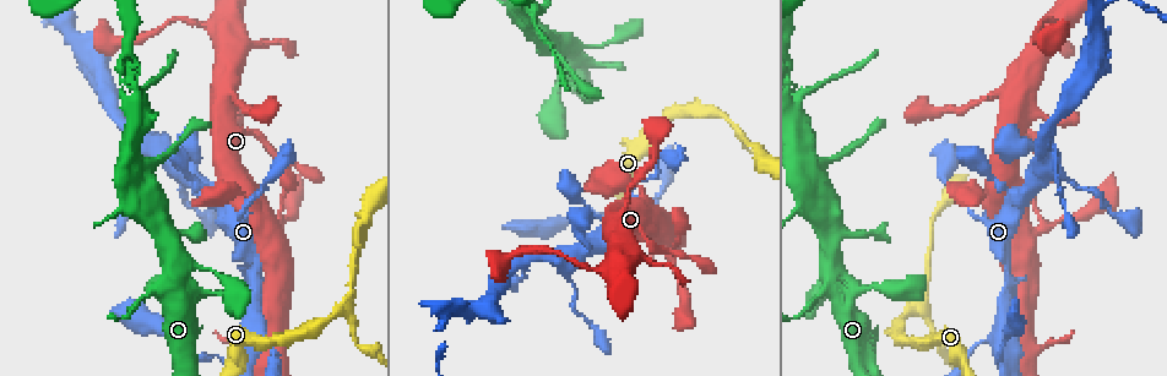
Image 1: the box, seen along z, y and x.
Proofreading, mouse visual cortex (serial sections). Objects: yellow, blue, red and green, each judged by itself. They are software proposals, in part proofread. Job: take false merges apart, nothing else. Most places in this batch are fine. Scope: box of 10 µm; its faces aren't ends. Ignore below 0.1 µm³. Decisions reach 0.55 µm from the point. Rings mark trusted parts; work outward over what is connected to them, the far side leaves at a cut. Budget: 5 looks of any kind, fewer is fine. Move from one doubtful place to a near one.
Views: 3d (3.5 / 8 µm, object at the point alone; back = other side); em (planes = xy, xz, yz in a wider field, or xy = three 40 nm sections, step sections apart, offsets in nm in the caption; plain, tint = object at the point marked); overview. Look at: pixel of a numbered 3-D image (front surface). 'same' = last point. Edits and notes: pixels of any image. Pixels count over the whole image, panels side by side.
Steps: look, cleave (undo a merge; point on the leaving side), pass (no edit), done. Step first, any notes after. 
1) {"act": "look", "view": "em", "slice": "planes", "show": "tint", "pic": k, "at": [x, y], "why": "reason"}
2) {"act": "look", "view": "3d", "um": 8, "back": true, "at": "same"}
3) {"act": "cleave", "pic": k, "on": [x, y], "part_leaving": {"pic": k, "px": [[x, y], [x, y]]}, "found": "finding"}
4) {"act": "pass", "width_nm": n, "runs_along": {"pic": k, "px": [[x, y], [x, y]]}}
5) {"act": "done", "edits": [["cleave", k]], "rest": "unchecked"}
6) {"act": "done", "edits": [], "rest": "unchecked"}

{"act": "look", "view": "3d", "um": 3.5, "pic": 1, "at": [342, 308], "why": "three arms meet"}

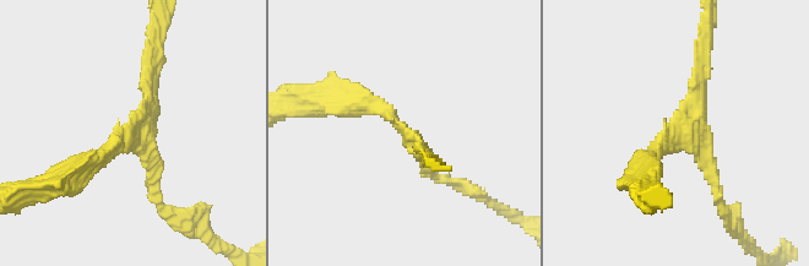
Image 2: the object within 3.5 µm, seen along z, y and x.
{"act": "look", "view": "em", "slice": "planes", "show": "tint", "pic": 2, "at": [129, 136], "arms": 3, "arm_widths_nm": [200, 200, 250]}

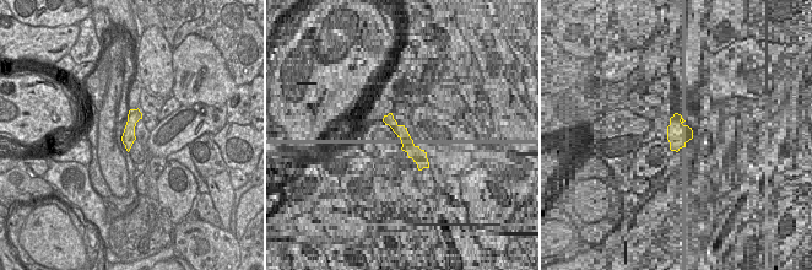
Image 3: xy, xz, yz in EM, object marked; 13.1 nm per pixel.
{"act": "pass", "runs_along": {"pic": 3, "px": [[136, 112], [130, 124], [128, 145]]}, "found": "continuous, no second cell"}

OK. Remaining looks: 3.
{"act": "look", "view": "3d", "um": 3.5, "pic": 1, "at": [824, 291], "why": "sudden change in width"}

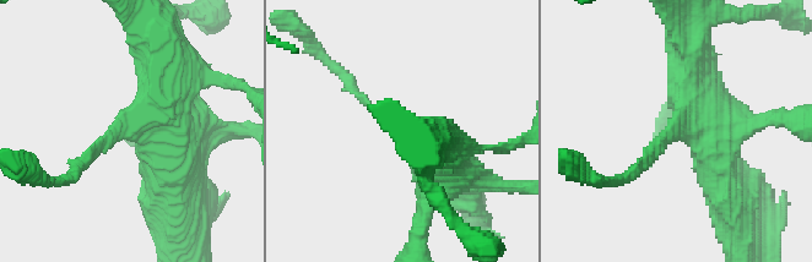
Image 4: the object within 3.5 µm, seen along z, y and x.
{"act": "look", "view": "em", "slice": "xy", "step": 3, "show": "tint", "pic": 4, "at": [121, 126], "why": "now the EM"}

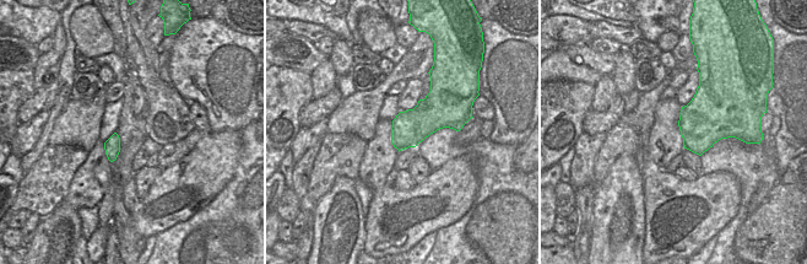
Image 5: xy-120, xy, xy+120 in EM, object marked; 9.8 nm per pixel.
{"act": "pass", "width_nm": 340, "runs_along": {"pic": 4, "px": [[458, 162], [378, 115], [348, 77]]}, "found": "all the same cell"}

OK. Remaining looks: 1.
{"act": "done", "edits": [], "rest": "unchecked"}

